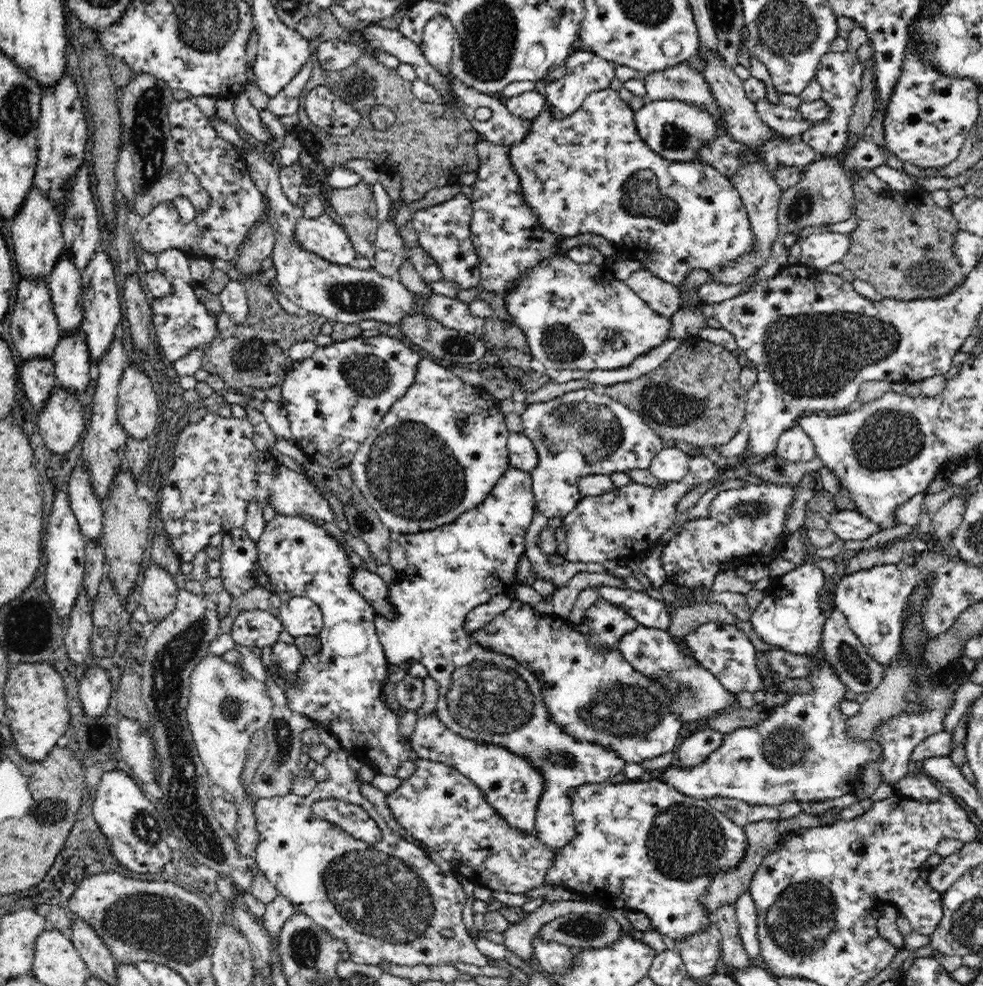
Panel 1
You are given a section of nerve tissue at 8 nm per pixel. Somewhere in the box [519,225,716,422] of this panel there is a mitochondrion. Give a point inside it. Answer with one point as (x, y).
(560, 344)

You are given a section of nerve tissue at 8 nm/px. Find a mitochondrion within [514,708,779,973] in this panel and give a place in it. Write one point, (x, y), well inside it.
(685, 842)

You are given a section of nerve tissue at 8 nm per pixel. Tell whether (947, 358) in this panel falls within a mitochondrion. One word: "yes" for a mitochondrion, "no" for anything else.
no

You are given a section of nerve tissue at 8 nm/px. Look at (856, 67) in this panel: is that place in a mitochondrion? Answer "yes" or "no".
no

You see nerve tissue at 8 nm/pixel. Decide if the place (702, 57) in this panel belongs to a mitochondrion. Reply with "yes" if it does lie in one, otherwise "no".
no

